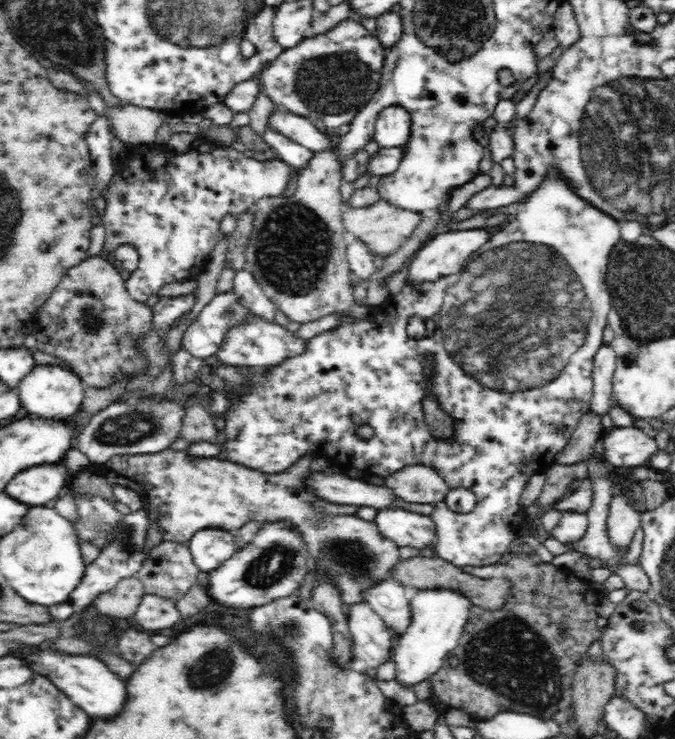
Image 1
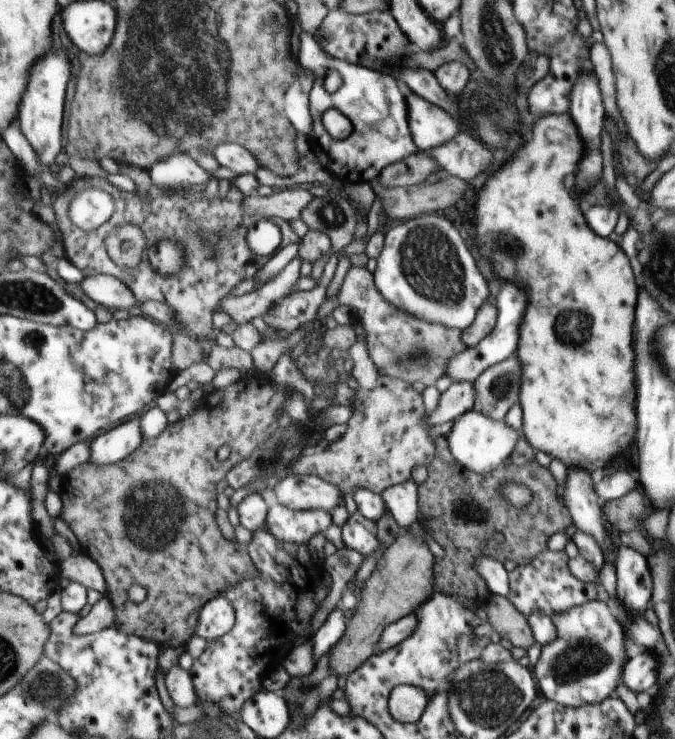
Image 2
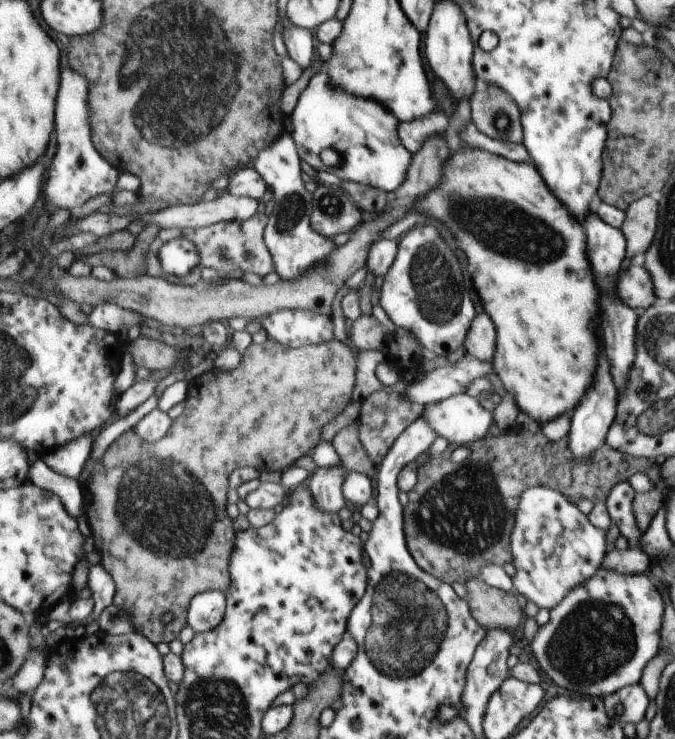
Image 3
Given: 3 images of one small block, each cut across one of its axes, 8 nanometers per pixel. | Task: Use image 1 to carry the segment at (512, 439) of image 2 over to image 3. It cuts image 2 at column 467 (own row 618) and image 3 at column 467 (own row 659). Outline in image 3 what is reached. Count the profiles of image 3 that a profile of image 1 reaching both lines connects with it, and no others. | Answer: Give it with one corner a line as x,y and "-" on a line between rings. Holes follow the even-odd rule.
467,393
435,403
422,417
438,436
467,448
482,441
494,422
492,414

